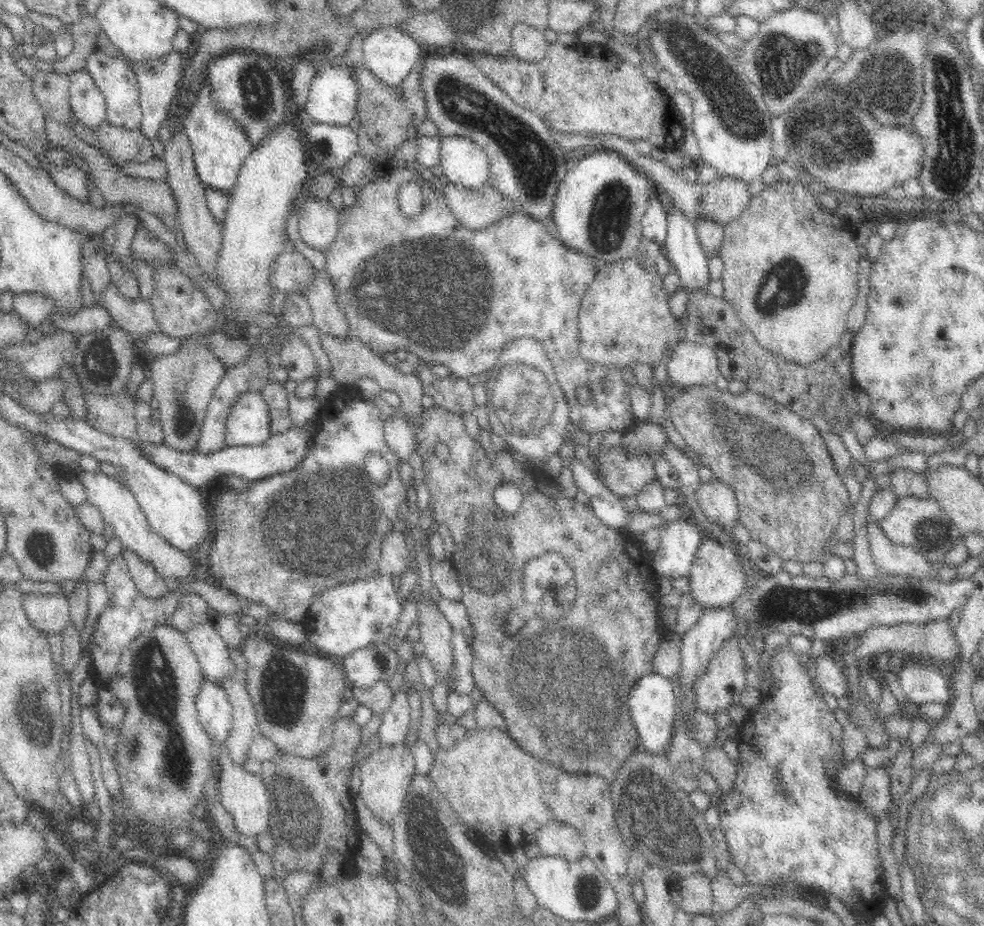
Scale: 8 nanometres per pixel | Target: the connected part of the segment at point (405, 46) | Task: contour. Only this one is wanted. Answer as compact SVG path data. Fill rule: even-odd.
M382 28L363 40L363 58L359 64L368 69L368 73L376 76L382 85L396 88L406 80L414 67L419 66L421 56L422 48L412 36L394 28Z

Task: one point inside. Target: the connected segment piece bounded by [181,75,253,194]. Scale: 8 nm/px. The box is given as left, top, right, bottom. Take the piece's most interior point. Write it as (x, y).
(220, 146)

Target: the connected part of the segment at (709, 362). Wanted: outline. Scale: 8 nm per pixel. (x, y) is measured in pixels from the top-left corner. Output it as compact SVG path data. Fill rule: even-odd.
M687 339L678 344L676 356L668 364L668 382L680 389L708 387L715 384L719 376L716 350Z

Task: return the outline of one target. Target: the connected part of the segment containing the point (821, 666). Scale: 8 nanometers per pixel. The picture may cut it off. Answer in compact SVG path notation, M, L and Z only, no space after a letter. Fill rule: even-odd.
M833 656L819 657L816 661L816 687L833 694L837 699L845 696L848 677L842 673L844 665Z

